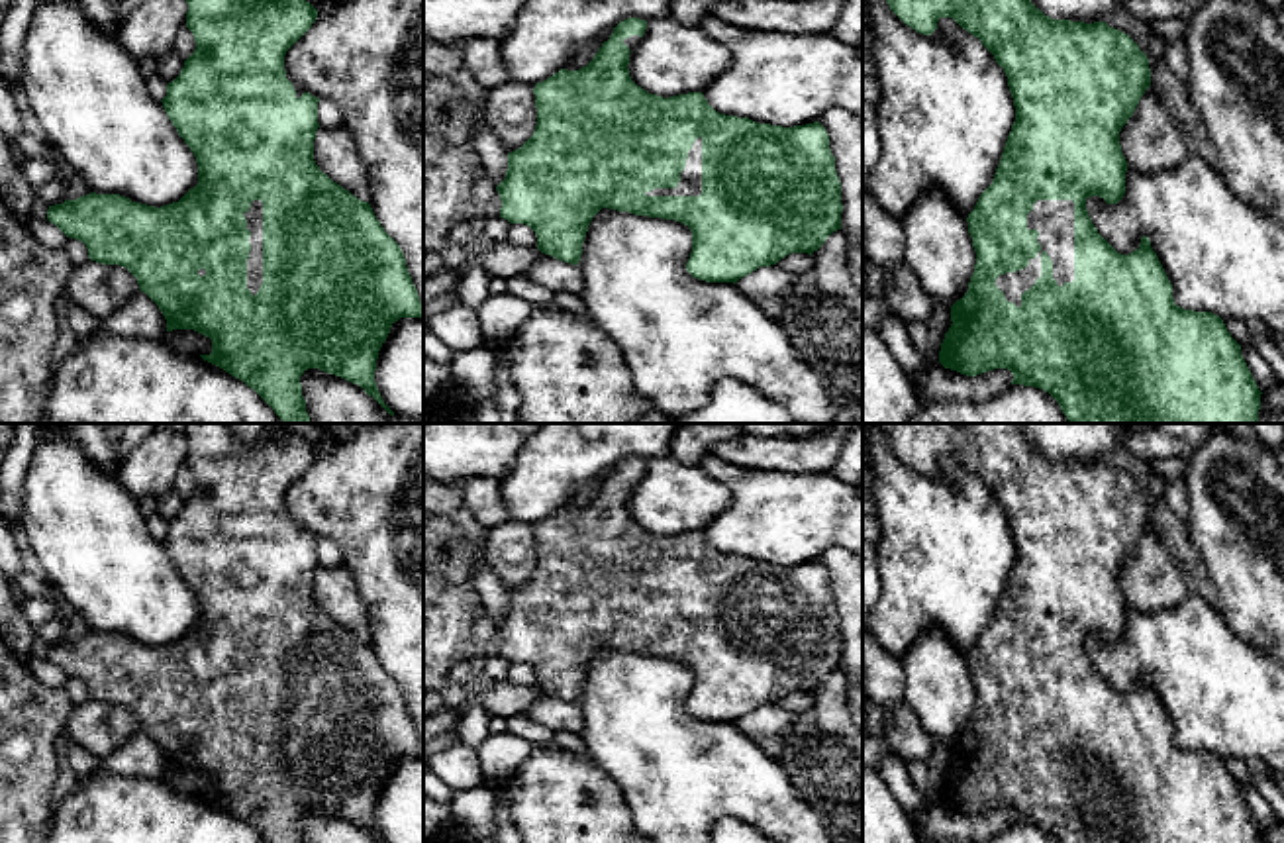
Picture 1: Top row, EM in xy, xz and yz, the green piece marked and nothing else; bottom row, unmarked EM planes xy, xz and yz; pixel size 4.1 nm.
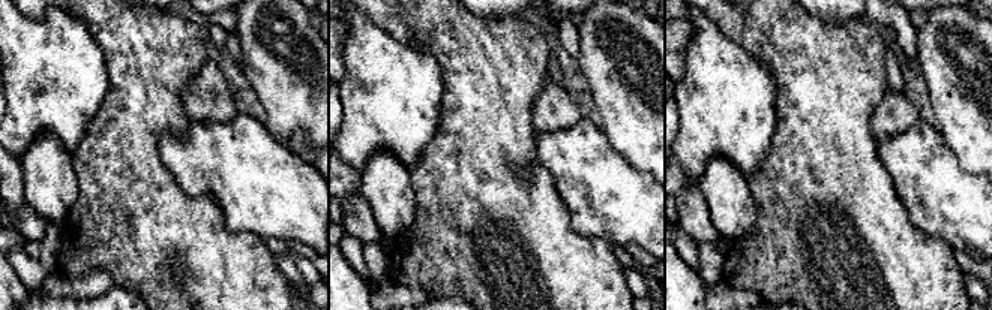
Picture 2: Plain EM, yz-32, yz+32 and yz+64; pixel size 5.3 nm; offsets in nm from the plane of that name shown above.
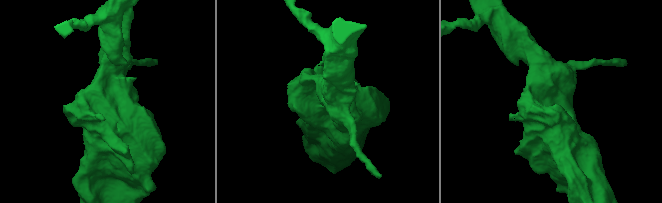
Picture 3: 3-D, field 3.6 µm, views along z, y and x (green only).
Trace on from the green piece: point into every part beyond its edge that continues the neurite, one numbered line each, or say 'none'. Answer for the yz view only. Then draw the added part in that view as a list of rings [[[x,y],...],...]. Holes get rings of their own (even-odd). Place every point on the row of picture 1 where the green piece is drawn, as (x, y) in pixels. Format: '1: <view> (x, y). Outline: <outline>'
1: yz (1053, 218). Outline: [[[1037,200],[1033,204],[1033,210],[1027,214],[1027,229],[1037,229],[1039,231],[1039,245],[1041,251],[1037,253],[1035,259],[1029,259],[1029,265],[1021,271],[1015,273],[1006,273],[996,278],[996,286],[1004,292],[1008,302],[1013,302],[1017,308],[1021,306],[1021,294],[1029,290],[1035,280],[1041,276],[1041,253],[1045,251],[1051,261],[1053,261],[1053,278],[1057,280],[1059,286],[1064,282],[1074,280],[1074,202],[1072,200]]]

